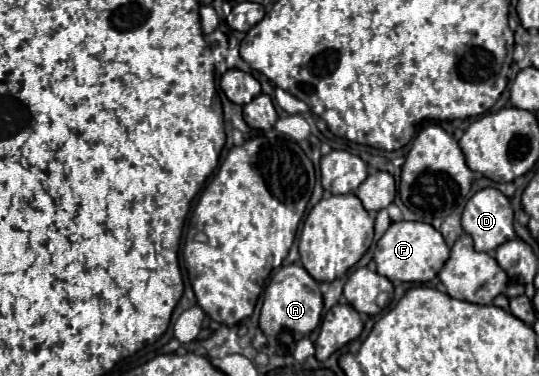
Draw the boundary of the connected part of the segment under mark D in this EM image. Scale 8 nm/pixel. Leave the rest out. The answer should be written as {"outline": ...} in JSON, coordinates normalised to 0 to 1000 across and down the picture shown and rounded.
{"outline":[[[913,497],[872,524],[857,566],[857,604],[879,636],[879,662],[902,673],[957,630],[946,535],[931,508]]]}

